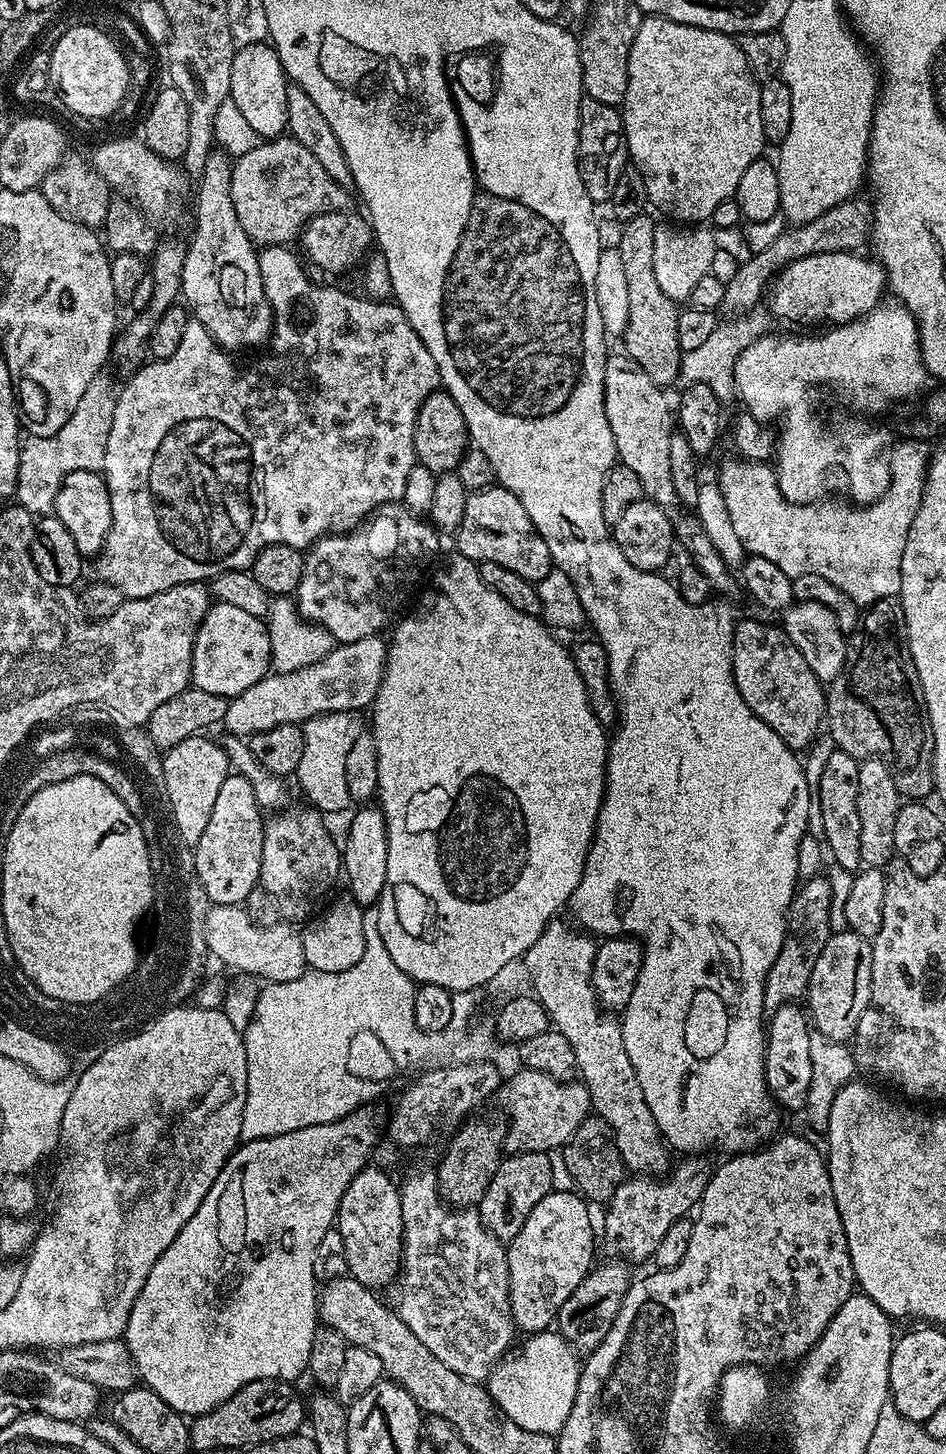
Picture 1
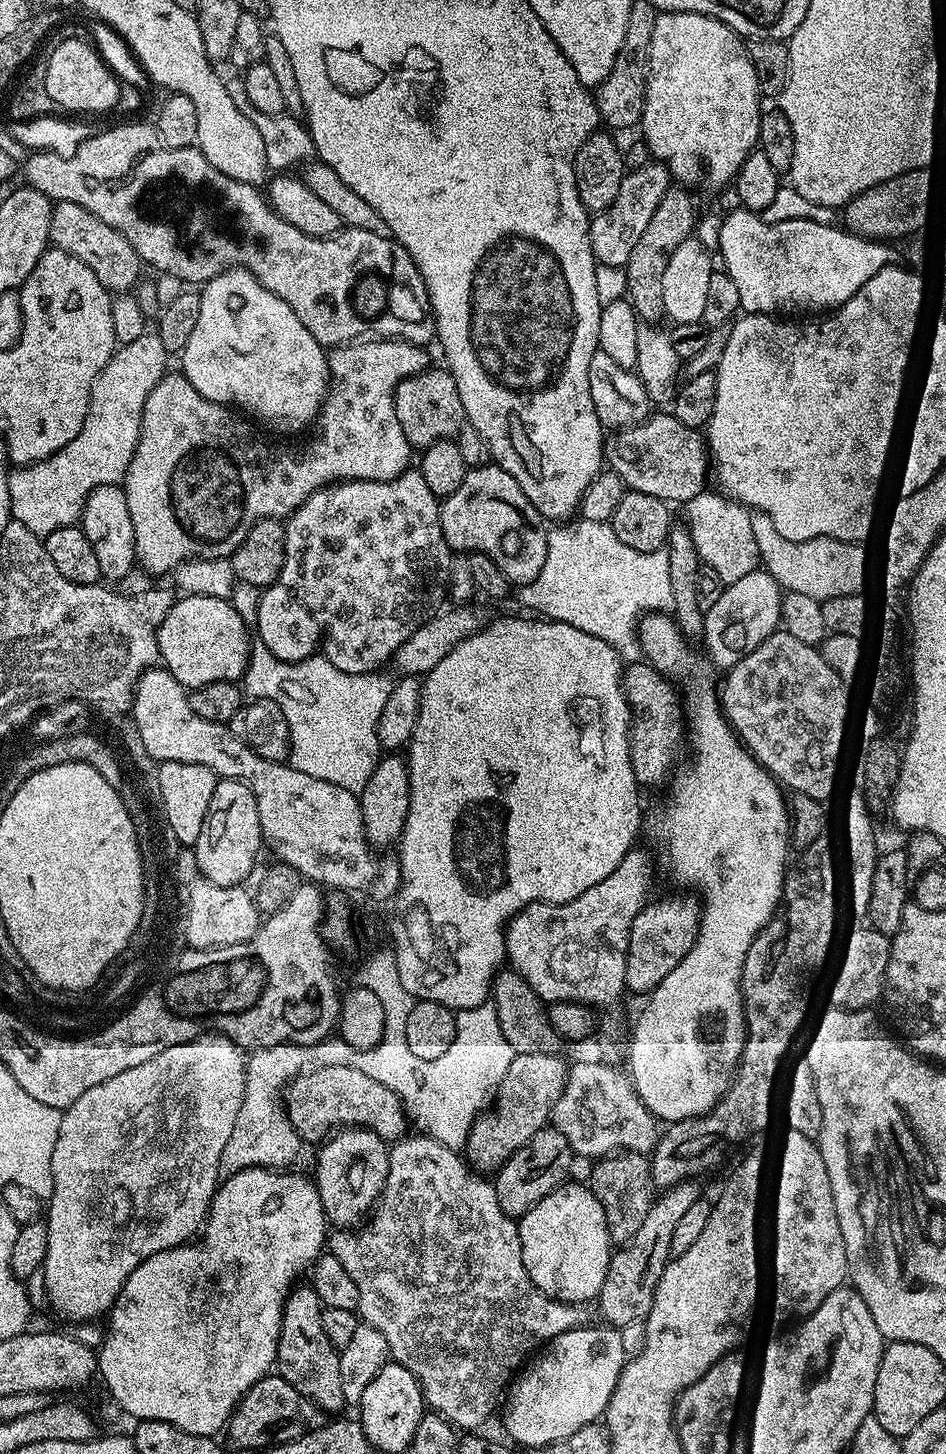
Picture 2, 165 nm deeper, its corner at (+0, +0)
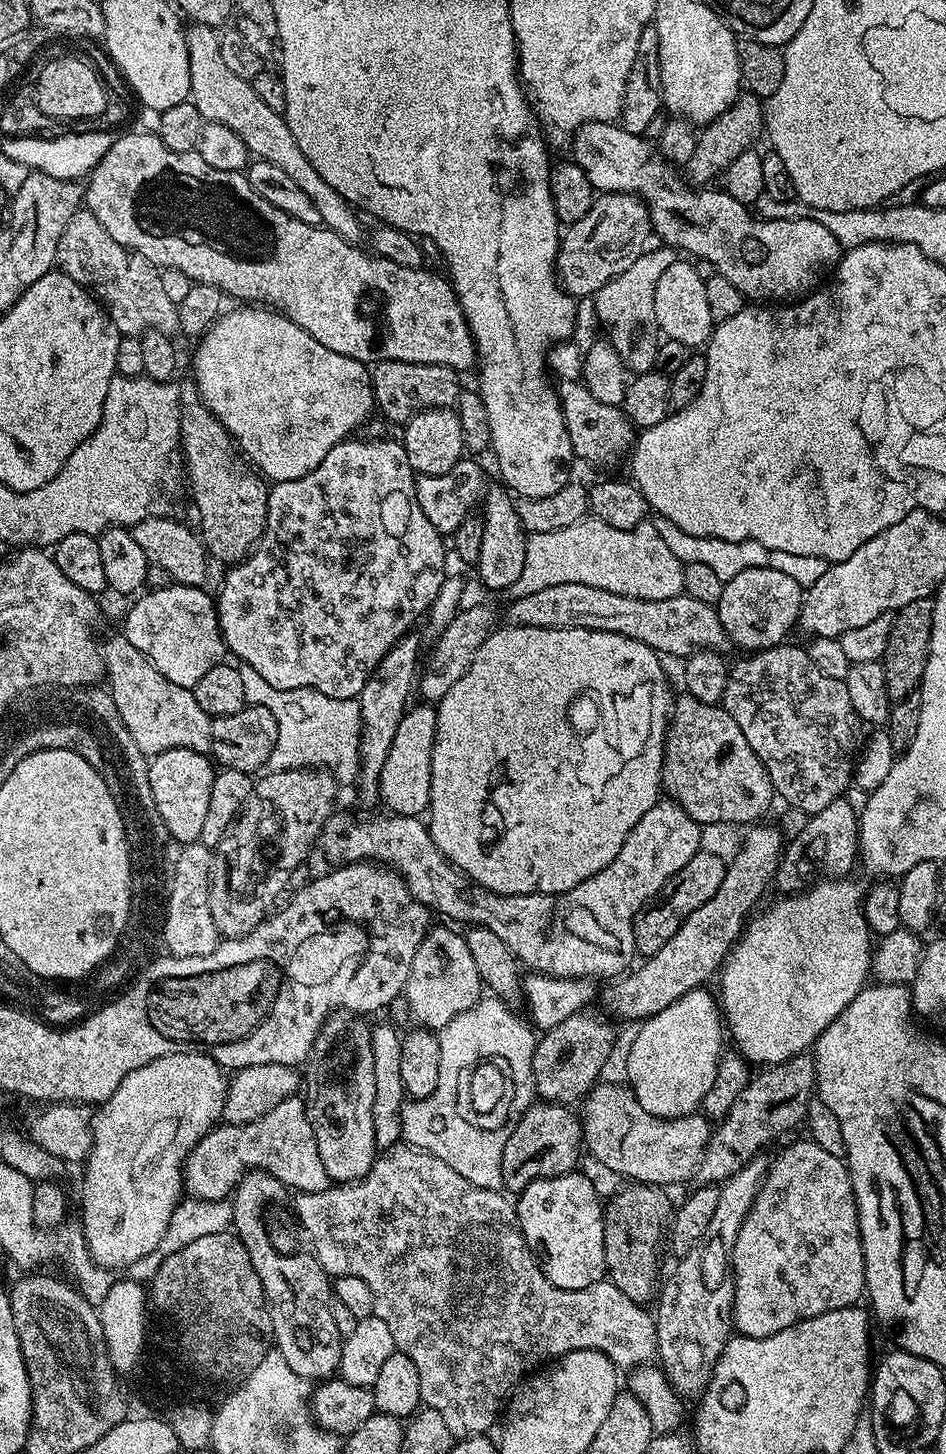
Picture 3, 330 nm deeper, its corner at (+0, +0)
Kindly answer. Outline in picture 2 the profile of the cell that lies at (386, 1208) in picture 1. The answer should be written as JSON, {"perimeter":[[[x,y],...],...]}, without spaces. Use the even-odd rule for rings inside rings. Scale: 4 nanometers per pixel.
{"perimeter":[[[340,1128],[319,1145],[314,1183],[324,1207],[324,1215],[331,1223],[333,1220],[336,1226],[348,1230],[369,1215],[380,1191],[384,1189],[388,1150],[389,1145],[367,1128]]]}

